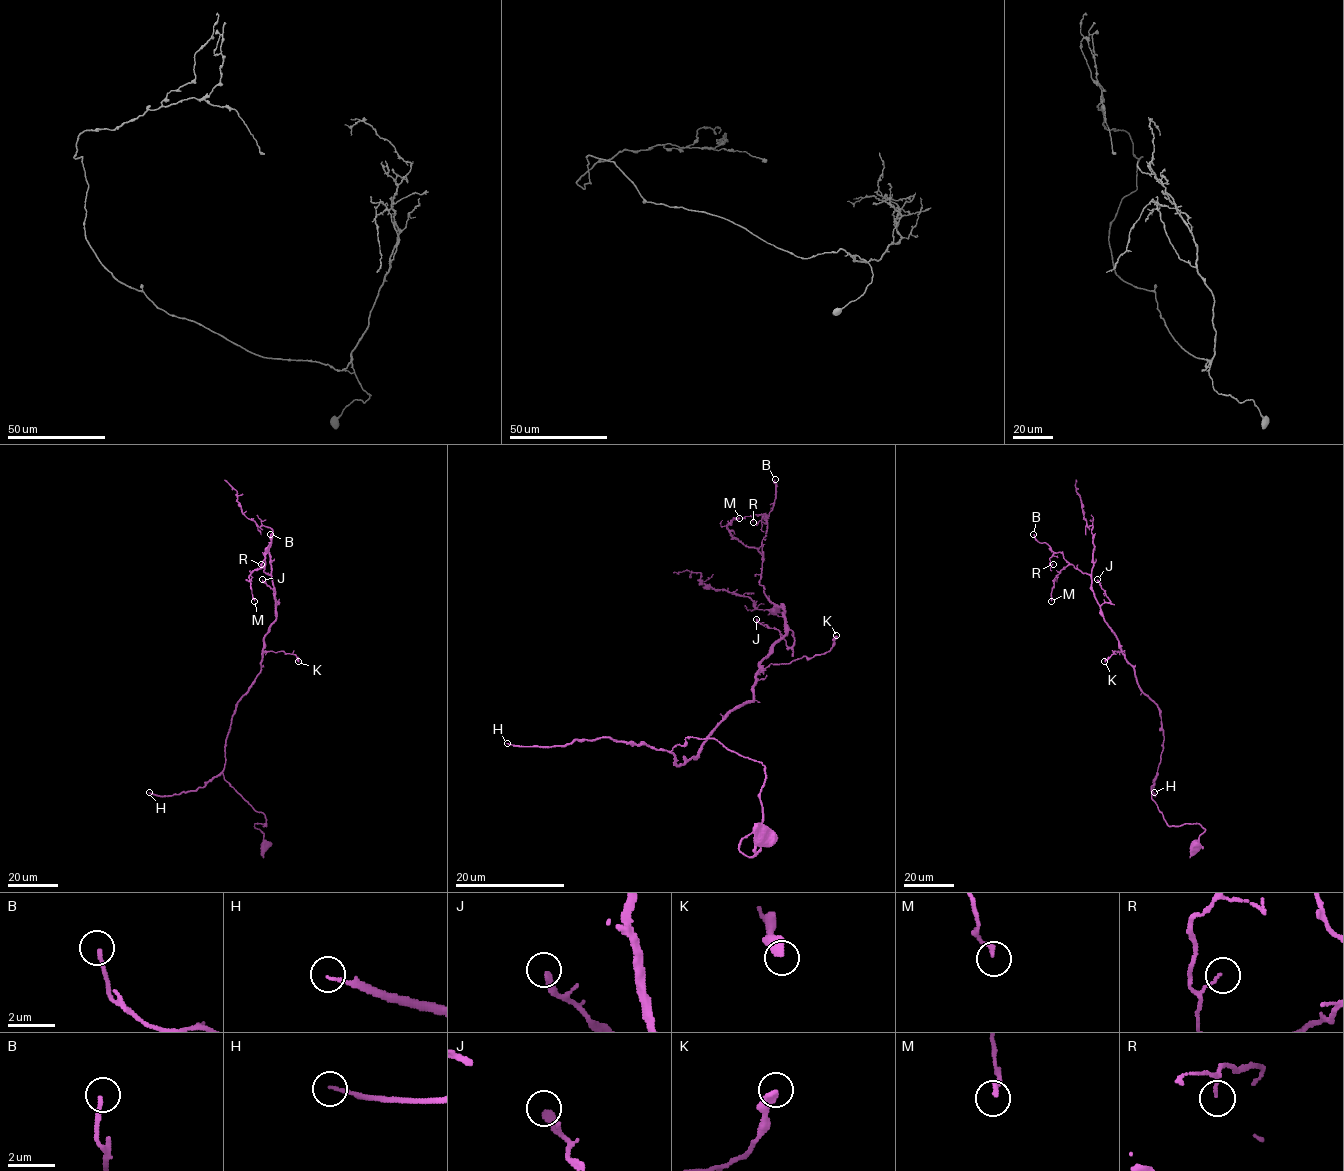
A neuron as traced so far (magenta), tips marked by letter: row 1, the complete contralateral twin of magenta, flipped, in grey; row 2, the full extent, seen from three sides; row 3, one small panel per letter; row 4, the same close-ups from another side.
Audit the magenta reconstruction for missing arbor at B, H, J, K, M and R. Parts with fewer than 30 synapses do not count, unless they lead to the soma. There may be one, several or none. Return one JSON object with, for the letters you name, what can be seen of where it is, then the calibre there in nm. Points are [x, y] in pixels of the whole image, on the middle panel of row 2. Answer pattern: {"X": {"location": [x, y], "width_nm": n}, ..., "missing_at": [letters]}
{"H": {"location": [507, 743], "width_nm": 130}, "missing_at": ["H"]}

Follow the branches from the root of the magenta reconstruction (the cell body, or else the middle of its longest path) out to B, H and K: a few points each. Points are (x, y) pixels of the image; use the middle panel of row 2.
B: (763, 834), (739, 850), (760, 763), (669, 752), (753, 700), (786, 634), (760, 583), (775, 479)
H: (763, 834), (753, 856), (739, 850), (761, 823), (765, 768), (713, 738), (669, 752), (609, 738), (507, 743)
K: (763, 834), (739, 850), (760, 763), (713, 738), (669, 752), (693, 758), (760, 672), (836, 635)

